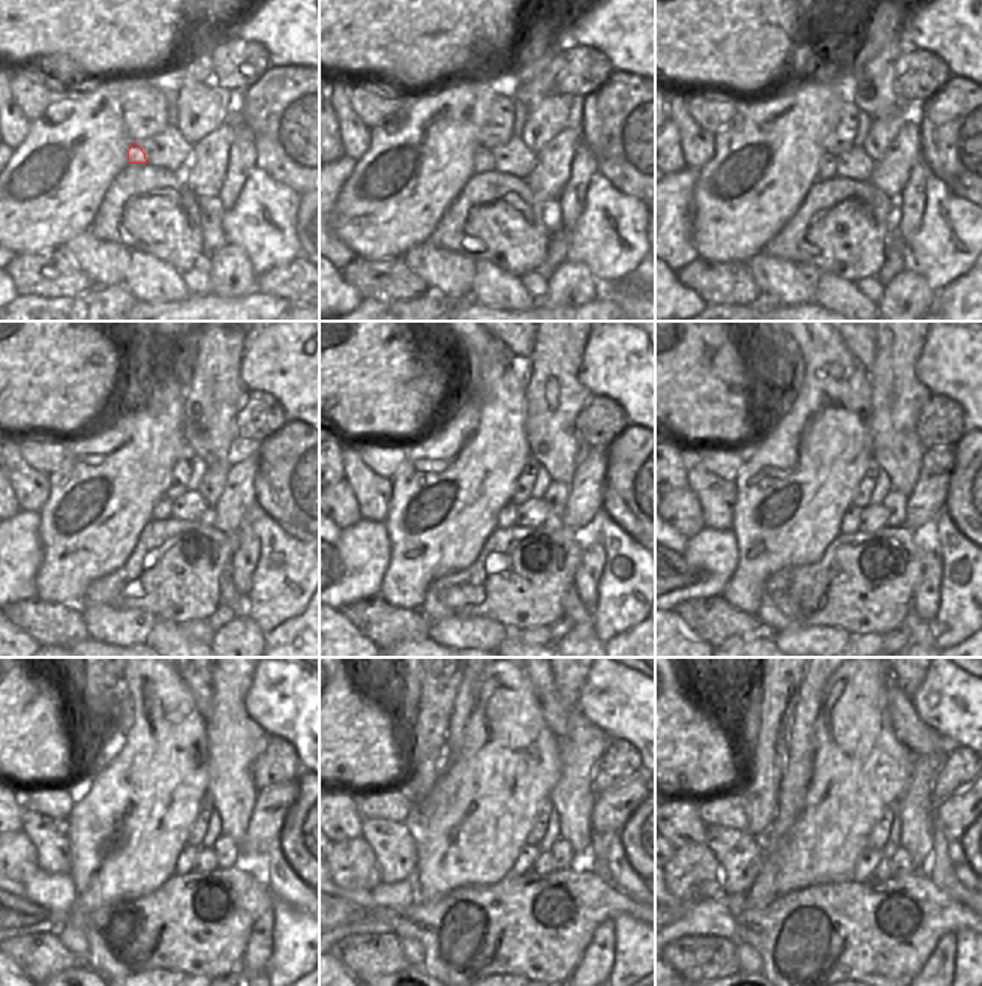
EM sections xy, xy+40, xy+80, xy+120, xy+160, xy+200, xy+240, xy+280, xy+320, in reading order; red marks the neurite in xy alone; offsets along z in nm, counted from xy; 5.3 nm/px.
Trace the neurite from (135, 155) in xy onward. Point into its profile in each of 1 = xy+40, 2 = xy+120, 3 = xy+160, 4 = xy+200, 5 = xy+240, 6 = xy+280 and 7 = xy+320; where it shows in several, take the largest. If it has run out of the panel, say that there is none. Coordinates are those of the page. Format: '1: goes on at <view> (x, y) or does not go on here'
1: goes on at xy+40 (483, 161)
2: goes on at xy+120 (161, 512)
3: goes on at xy+160 (508, 517)
4: goes on at xy+200 (850, 521)
5: goes on at xy+240 (185, 863)
6: goes on at xy+280 (523, 863)
7: goes on at xy+320 (865, 863)

